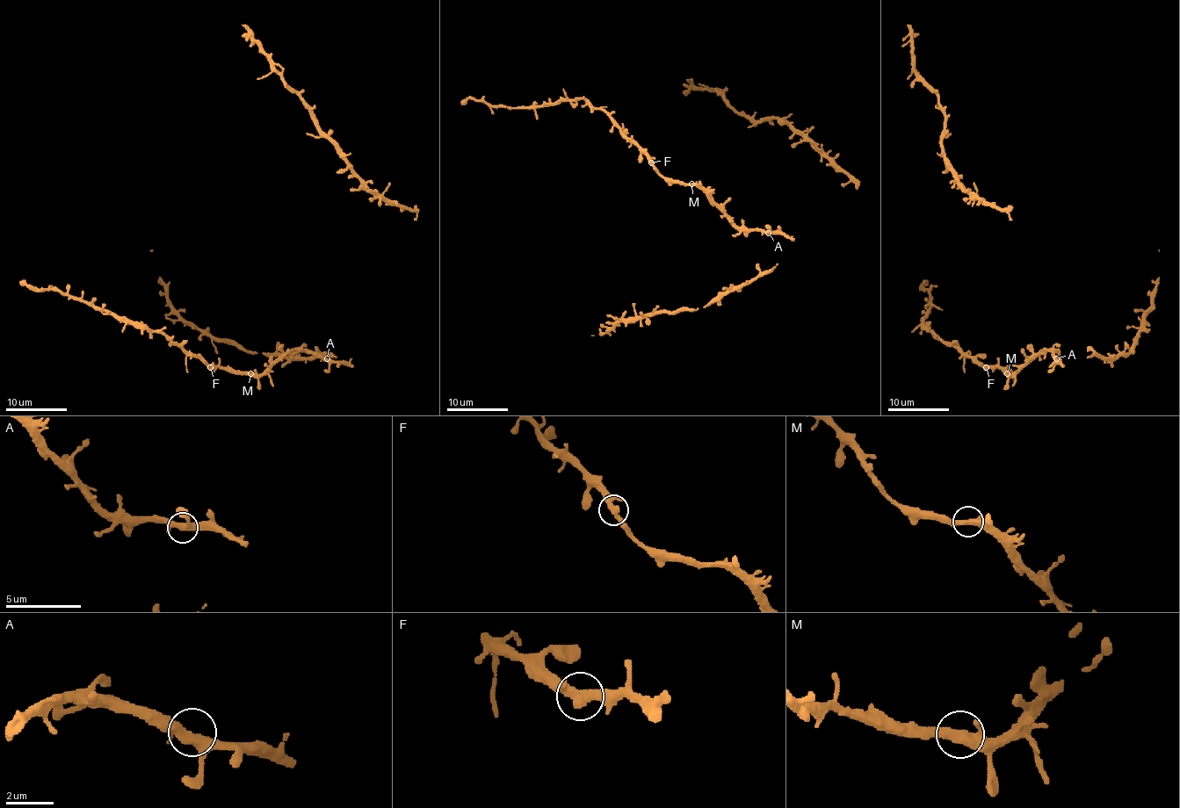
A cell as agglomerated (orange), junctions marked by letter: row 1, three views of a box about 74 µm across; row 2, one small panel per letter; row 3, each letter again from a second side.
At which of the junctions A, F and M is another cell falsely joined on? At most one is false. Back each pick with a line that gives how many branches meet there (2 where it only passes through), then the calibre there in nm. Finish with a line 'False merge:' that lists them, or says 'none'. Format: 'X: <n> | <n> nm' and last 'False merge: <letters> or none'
False merge: none

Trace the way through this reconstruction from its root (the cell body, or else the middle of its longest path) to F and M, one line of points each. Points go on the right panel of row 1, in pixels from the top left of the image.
F: (1059, 358), (1059, 363), (1050, 350), (1039, 350), (1012, 375), (996, 367), (986, 367)
M: (1059, 358), (1059, 363), (1050, 350), (1039, 350), (1012, 375), (1007, 373)

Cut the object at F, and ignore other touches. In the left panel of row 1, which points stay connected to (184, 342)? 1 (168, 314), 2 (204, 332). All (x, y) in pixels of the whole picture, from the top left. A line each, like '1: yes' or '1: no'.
1: no
2: no

